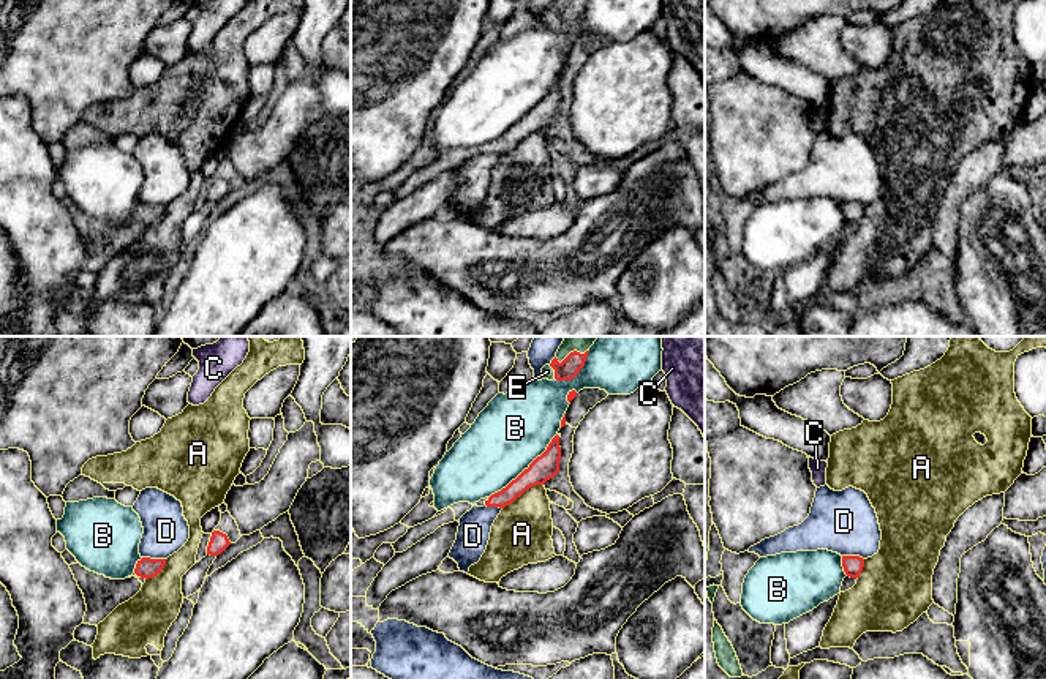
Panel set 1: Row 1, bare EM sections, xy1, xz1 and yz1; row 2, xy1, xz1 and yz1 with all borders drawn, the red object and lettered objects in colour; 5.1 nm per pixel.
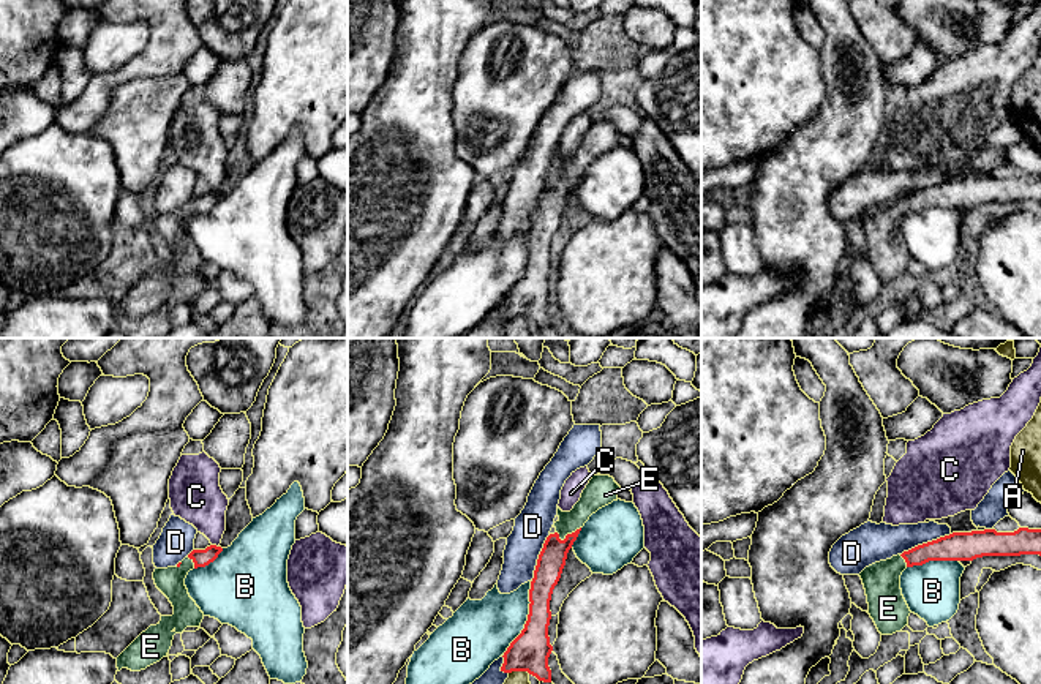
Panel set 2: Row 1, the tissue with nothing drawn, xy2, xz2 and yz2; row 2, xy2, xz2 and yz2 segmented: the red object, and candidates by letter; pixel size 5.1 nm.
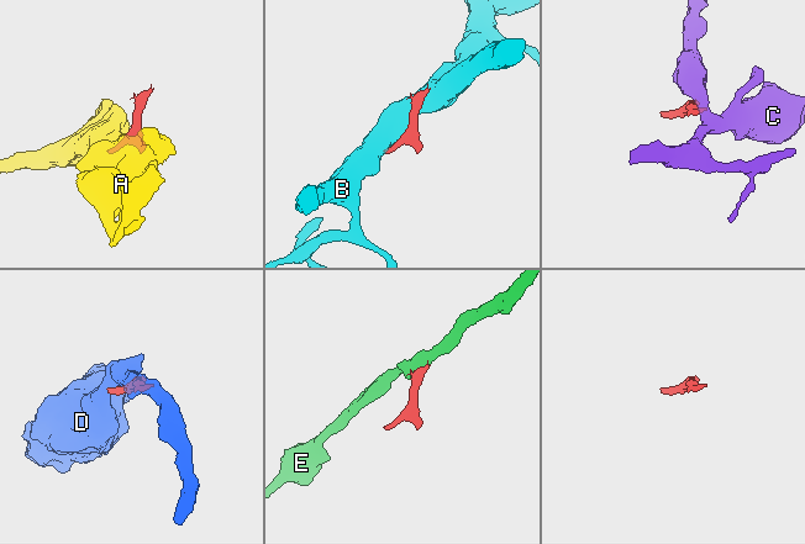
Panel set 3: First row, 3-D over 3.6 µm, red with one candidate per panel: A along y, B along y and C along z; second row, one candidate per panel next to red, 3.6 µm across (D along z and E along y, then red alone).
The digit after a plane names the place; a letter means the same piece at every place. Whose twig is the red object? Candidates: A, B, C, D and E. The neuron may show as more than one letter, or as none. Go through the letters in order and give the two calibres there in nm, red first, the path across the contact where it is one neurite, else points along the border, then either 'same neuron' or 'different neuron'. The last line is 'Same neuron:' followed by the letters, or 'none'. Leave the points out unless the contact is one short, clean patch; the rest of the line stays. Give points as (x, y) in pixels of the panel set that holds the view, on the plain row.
A: calibres 130 and 300 nm; border xz1 (542, 130), (531, 131), (503, 155); different neuron
B: calibres 130 and 360 nm; different neuron
C: calibres 90 and 260 nm; different neuron
D: calibres 140 and 190 nm; different neuron
E: calibres 140 and 140 nm; way xz2 (552, 206), (555, 195), (569, 180), (569, 171), (596, 141); same neuron
Same neuron: E

